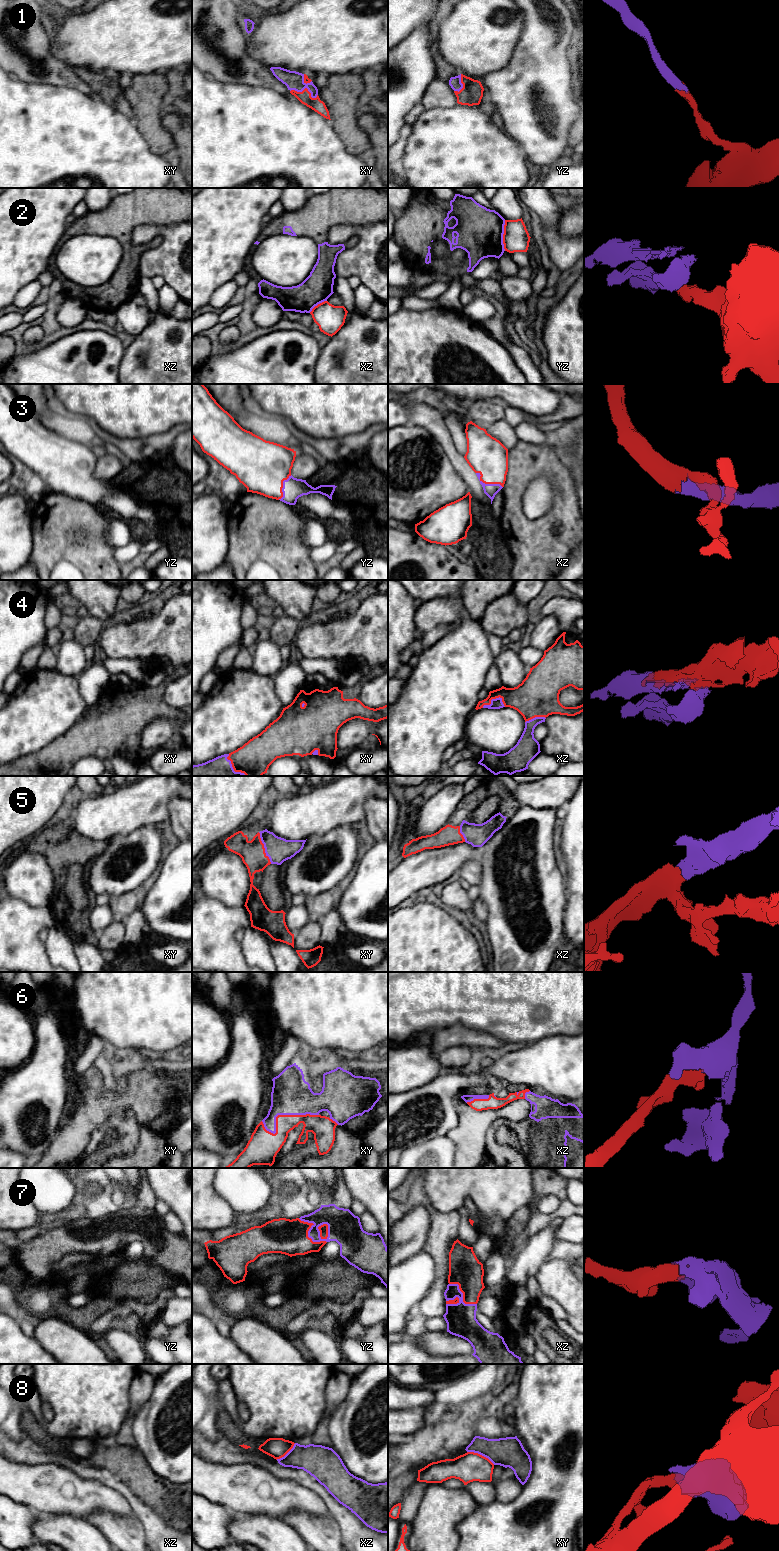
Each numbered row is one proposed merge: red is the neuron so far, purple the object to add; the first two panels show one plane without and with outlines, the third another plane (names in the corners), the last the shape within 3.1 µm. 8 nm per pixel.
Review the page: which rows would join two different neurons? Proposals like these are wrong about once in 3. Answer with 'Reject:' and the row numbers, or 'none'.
Reject: 2, 8

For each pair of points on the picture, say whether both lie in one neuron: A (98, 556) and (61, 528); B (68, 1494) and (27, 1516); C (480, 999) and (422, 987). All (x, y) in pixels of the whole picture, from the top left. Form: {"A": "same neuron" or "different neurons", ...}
{"A": "same neuron", "B": "different neurons", "C": "same neuron"}

